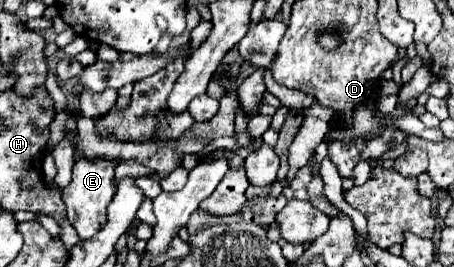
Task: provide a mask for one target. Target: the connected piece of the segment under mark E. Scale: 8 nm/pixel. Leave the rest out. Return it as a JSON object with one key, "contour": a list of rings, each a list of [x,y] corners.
{"contour":[[[80,159],[72,167],[72,183],[62,189],[62,199],[68,209],[68,221],[78,231],[82,239],[88,239],[100,231],[100,227],[106,223],[106,207],[112,201],[114,189],[114,169],[118,161],[114,159]]]}

